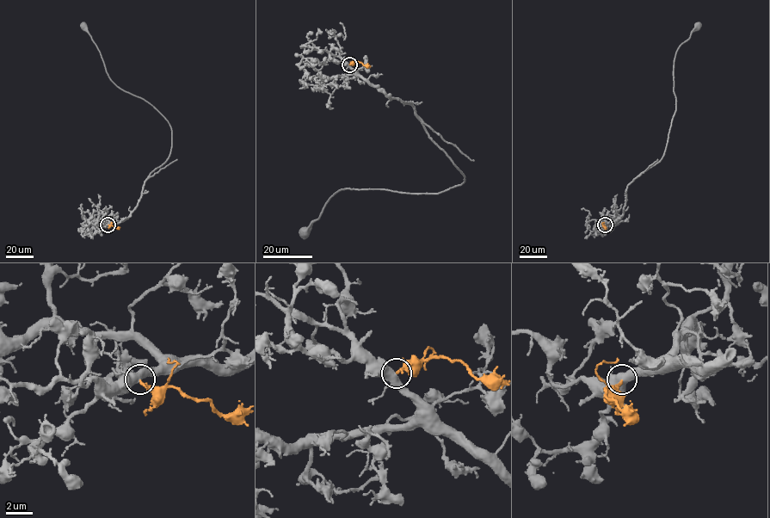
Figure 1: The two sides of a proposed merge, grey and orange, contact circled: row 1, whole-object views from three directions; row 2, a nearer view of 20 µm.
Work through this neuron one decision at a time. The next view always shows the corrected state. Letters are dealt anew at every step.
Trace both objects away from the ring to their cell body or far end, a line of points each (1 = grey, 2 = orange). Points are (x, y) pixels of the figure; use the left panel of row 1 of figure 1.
1: (107, 225), (123, 221), (133, 210), (144, 181), (168, 159), (172, 132), (151, 104), (111, 80), (83, 26)
2: (107, 225), (120, 227)

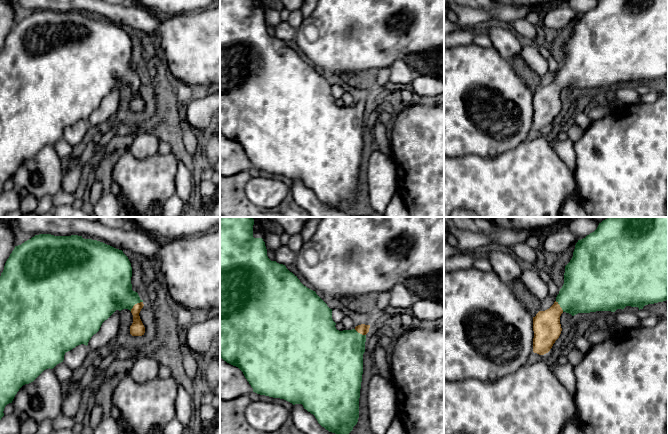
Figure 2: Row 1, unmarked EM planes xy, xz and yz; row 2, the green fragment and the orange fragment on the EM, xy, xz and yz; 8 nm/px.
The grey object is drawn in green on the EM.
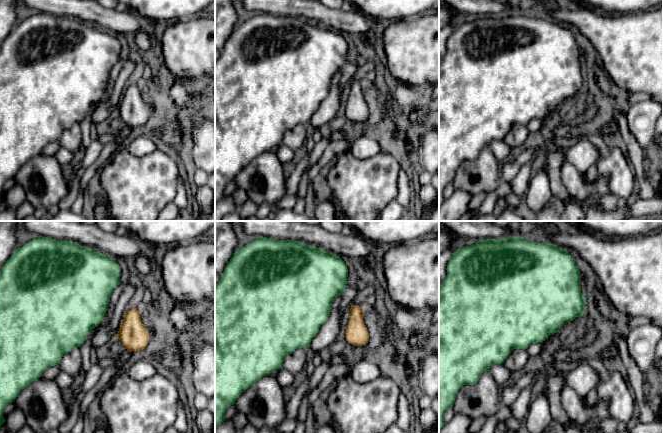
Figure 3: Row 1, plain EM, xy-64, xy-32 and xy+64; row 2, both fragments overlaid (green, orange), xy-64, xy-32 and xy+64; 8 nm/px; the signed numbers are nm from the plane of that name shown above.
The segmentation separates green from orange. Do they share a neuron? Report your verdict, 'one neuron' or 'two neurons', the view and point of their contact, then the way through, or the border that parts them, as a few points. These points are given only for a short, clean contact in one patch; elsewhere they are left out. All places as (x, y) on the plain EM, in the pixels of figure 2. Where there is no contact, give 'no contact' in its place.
one neuron; meets green in xy at (135, 79); runs through xy (108, 64), (113, 69), (135, 79), (137, 104)

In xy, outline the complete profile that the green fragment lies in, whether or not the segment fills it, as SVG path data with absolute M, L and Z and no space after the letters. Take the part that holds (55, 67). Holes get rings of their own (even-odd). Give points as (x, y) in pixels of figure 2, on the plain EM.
M39 10L21 21L15 22L0 52L0 196L4 192L5 182L12 179L15 171L23 161L33 158L44 146L53 145L57 140L63 138L66 128L81 120L87 122L91 113L99 107L102 99L116 86L130 86L133 91L130 110L132 112L144 111L145 103L139 92L144 80L138 69L132 66L131 53L131 39L123 27L97 16L84 15L78 11L54 12L51 10Z

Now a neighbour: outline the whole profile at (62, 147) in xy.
M64 138L57 140L53 144L53 148L60 158L70 158L72 155L72 147Z

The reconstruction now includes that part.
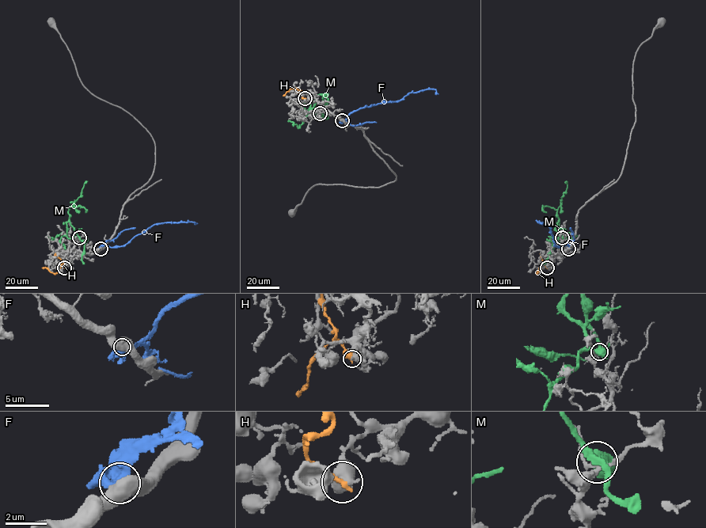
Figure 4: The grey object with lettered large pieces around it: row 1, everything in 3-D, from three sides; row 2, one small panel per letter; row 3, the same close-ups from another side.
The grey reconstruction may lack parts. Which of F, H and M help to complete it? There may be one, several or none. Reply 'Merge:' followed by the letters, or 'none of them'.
Merge: none of them

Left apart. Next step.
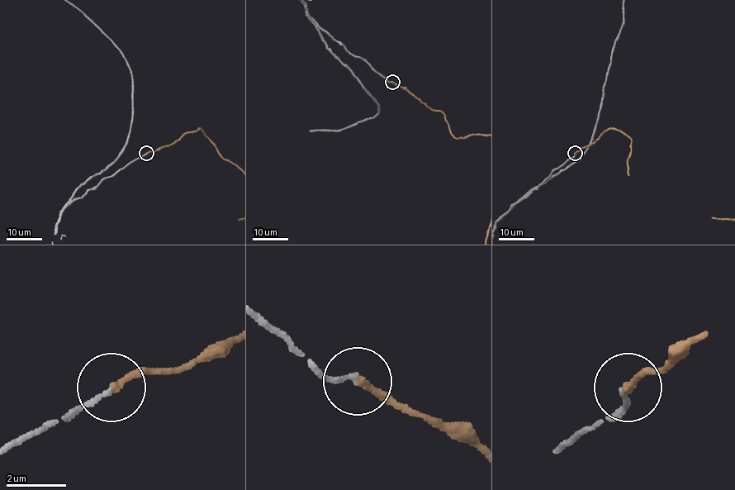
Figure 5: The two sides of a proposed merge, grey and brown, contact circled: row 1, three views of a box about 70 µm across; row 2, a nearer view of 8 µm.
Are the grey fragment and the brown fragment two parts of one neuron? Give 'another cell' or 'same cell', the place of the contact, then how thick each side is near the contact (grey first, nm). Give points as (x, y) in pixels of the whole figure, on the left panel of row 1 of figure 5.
same cell; place (146, 153); calibres 160 and 260 nm

